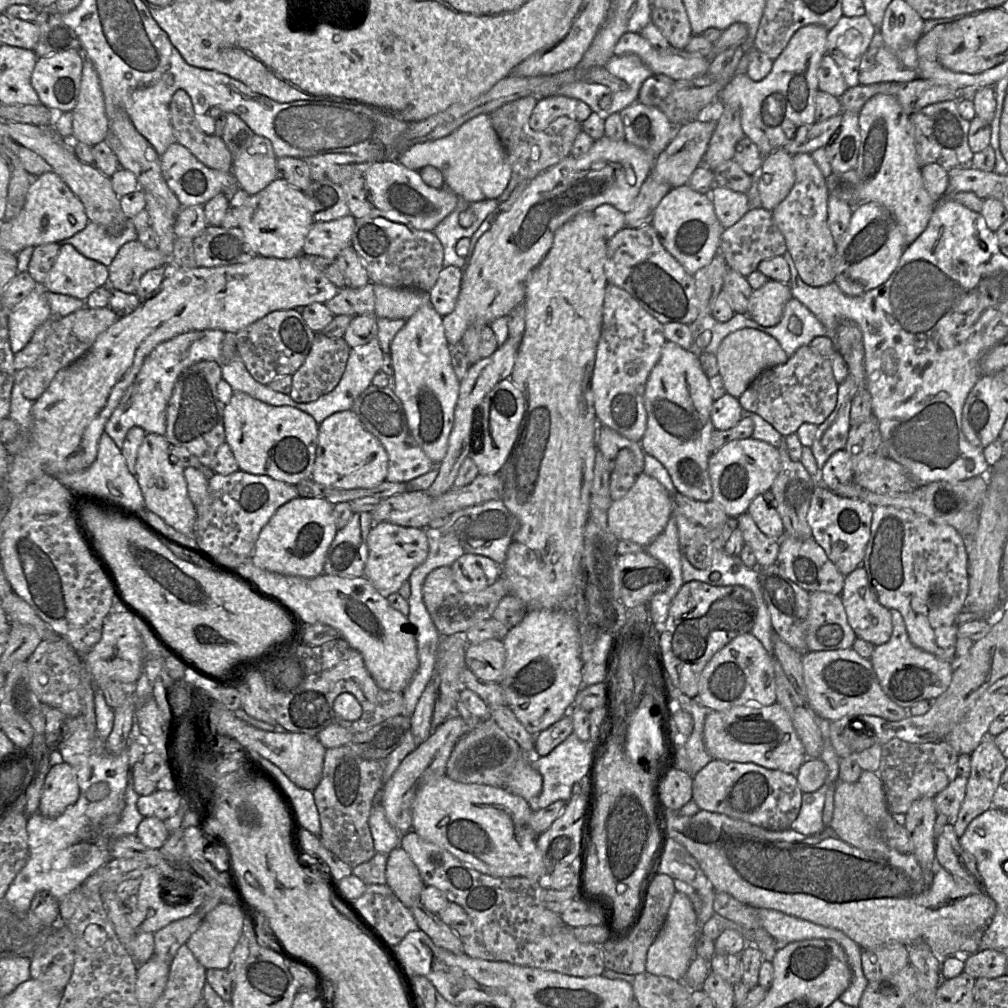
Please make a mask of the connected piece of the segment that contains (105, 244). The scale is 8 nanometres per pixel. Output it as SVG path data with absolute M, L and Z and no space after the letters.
M128 219L125 229L119 235L111 235L103 226L89 221L82 231L58 244L71 244L86 258L109 267L120 247L133 240L138 240L138 232L132 219Z

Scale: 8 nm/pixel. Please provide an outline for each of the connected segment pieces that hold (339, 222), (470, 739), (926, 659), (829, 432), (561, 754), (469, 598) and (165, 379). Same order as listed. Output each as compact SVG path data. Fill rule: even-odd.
M350 213L330 222L314 222L302 253L336 259L342 250L351 246L355 223L356 219Z
M489 718L470 729L458 740L447 762L445 775L461 783L507 788L507 778L520 756L522 748L519 744Z
M890 609L893 632L890 640L875 646L869 658L885 694L896 704L909 709L921 700L934 700L949 686L956 663L949 663L913 645L901 613Z
M847 378L838 384L837 403L828 418L817 427L815 438L810 447L819 472L829 457L845 448L850 429L850 410L852 399L857 392L853 378Z
M573 732L546 756L532 757L532 766L542 776L542 789L531 805L533 809L545 808L555 801L568 801L572 796L572 786L579 782L588 770L590 760L590 741L582 741Z
M442 566L431 571L426 576L422 586L422 596L426 610L438 633L444 636L465 633L480 621L492 618L499 602L508 593L507 581L502 576L483 590L462 592L458 589L453 578L452 569L449 566Z
M218 329L190 331L160 343L151 351L105 425L104 432L120 450L127 432L134 426L141 427L146 433L165 435L166 408L177 378L183 370L199 361L223 364L221 349L224 336L225 332Z

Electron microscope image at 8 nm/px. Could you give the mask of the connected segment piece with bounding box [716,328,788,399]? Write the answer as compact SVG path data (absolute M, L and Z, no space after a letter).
M752 328L737 330L725 337L716 352L719 375L726 393L738 399L752 381L764 370L784 364L788 357L772 336Z

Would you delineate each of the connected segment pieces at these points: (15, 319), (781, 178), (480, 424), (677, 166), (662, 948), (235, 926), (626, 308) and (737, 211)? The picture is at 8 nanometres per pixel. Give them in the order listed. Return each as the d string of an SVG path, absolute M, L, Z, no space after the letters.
M37 287L13 309L7 312L9 339L12 352L23 349L35 330L51 316L45 290Z
M782 148L766 156L756 179L761 208L772 211L790 192L795 182L792 155Z
M510 378L498 382L485 395L472 422L474 443L468 454L476 464L479 474L492 475L500 473L516 444L522 415L523 396Z
M695 120L679 126L676 136L655 158L651 176L672 188L687 184L693 172L702 164L716 123Z
M676 891L665 923L648 950L646 971L657 976L665 976L676 981L682 981L691 961L695 957L697 939L697 912L688 896Z
M220 903L206 914L186 944L206 969L226 970L232 952L243 935L243 921L237 906Z
M610 283L606 285L601 334L591 378L598 425L608 426L631 441L641 442L647 426L647 413L643 401L645 385L651 370L660 359L662 348L666 342L663 325L659 321L648 314L625 290Z
M714 186L710 196L714 211L723 229L733 226L750 210L749 199L745 193Z

